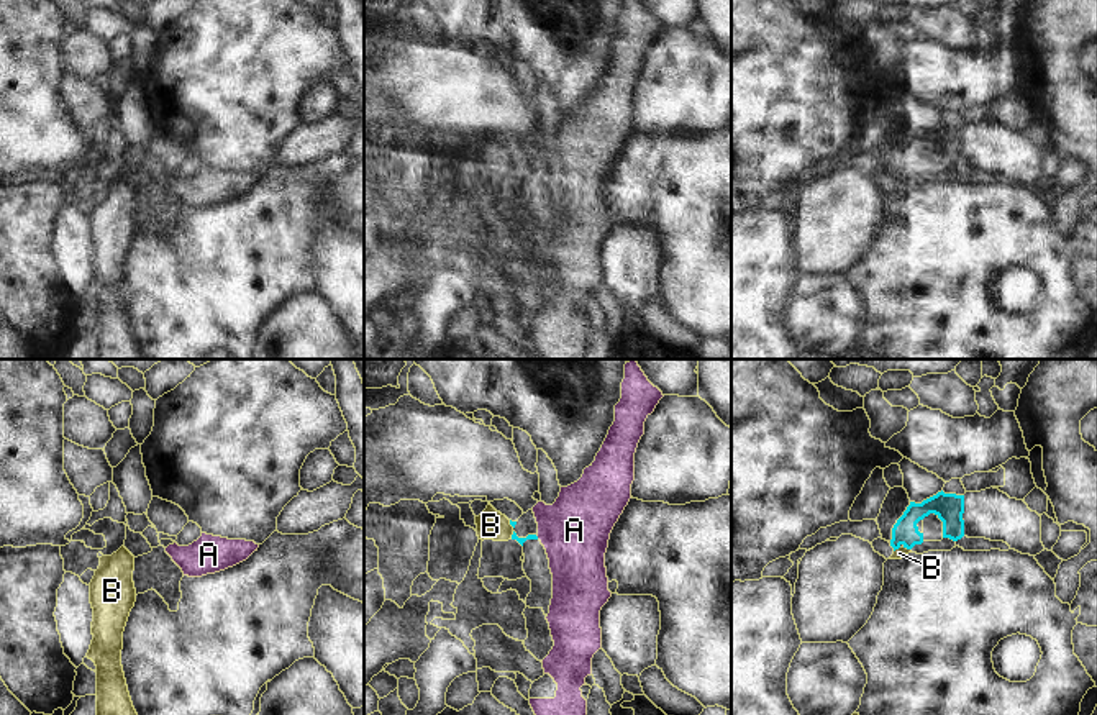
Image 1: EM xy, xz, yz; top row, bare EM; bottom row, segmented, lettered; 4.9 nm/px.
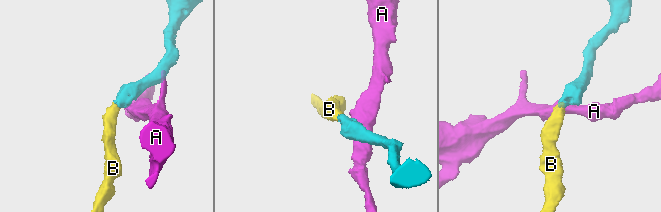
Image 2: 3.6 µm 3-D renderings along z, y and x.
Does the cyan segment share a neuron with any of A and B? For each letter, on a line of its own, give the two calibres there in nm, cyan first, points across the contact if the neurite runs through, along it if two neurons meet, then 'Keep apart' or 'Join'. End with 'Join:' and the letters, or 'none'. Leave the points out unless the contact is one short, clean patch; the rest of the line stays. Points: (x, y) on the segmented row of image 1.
A: Thickness 30 nm (cyan) against 340 nm. Boundary: xz (535, 535), (538, 538). Keep apart
B: Thickness 20 nm (cyan) against 140 nm. Path across: xz (512, 523), (510, 523), (491, 525). Join
Join: B

